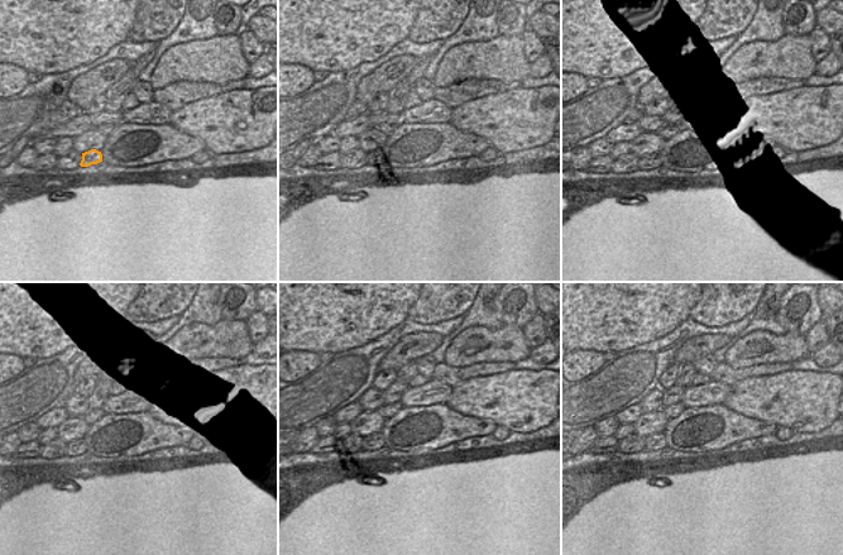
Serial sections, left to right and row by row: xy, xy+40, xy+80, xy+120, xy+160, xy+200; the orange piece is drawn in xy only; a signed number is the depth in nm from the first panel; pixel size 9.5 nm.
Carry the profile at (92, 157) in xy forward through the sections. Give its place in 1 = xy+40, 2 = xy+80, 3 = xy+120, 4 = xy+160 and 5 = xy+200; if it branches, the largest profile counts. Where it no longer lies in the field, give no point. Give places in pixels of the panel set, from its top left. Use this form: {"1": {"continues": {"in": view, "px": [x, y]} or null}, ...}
{"1": {"continues": {"in": "xy+40", "px": [376, 157]}}, "2": {"continues": {"in": "xy+80", "px": [655, 159]}}, "3": {"continues": {"in": "xy+120", "px": [75, 448]}}, "4": {"continues": {"in": "xy+160", "px": [373, 441]}}, "5": {"continues": {"in": "xy+200", "px": [656, 441]}}}

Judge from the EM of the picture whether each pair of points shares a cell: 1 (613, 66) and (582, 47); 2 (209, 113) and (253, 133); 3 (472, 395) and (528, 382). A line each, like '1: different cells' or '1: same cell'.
1: same cell
2: same cell
3: same cell

